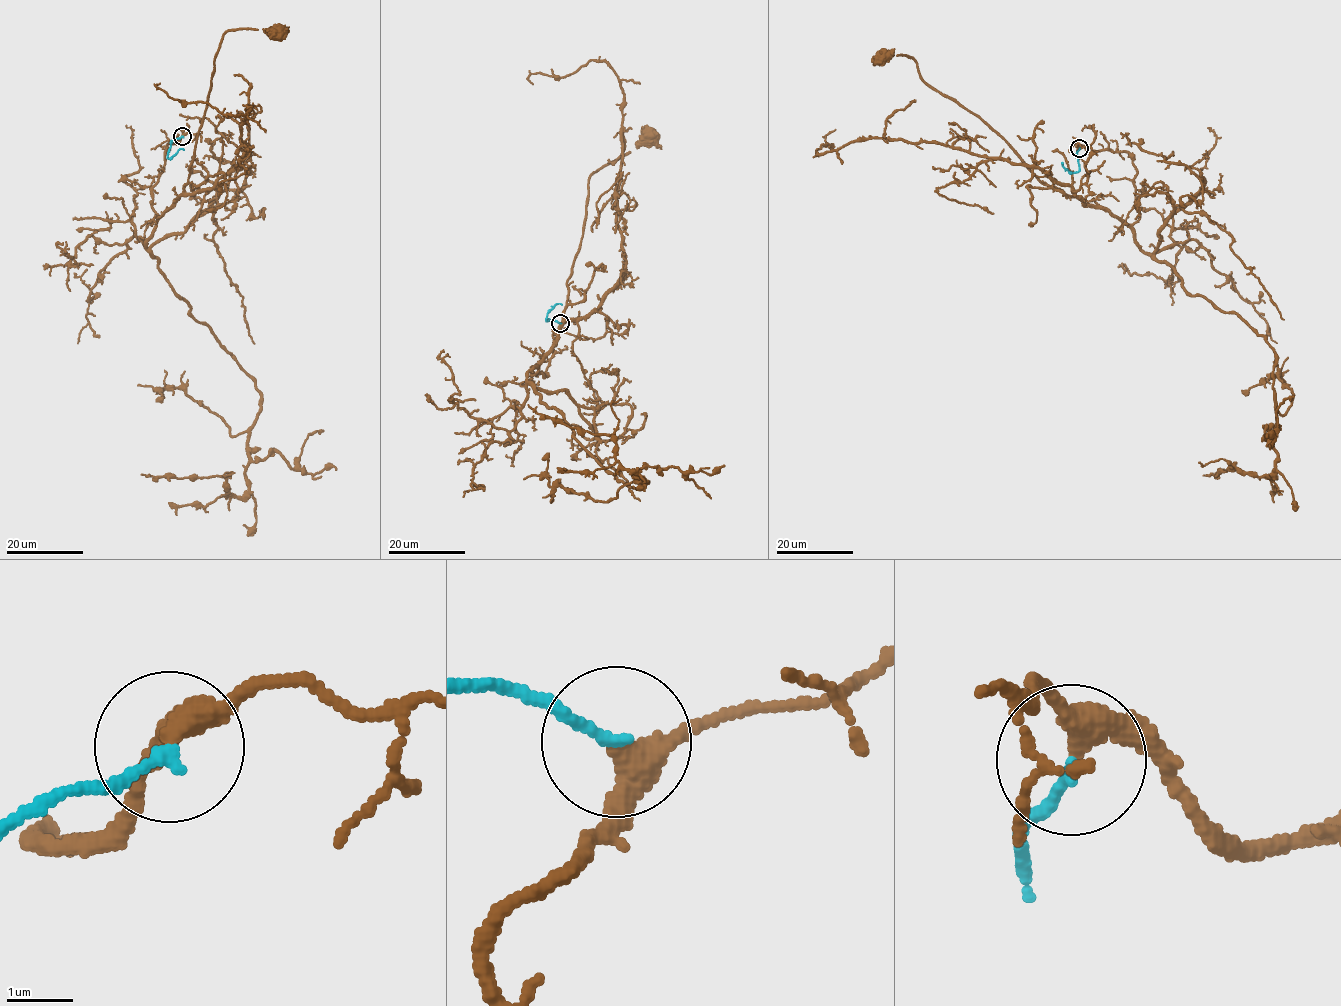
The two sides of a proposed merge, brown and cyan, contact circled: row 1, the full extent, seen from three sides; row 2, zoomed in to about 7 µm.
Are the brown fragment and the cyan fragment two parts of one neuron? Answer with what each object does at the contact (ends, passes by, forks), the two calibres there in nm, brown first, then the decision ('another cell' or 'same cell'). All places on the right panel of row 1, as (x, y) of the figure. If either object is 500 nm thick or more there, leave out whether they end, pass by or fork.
brown passes by; cyan ends; calibres 340 and 170 nm; same cell

